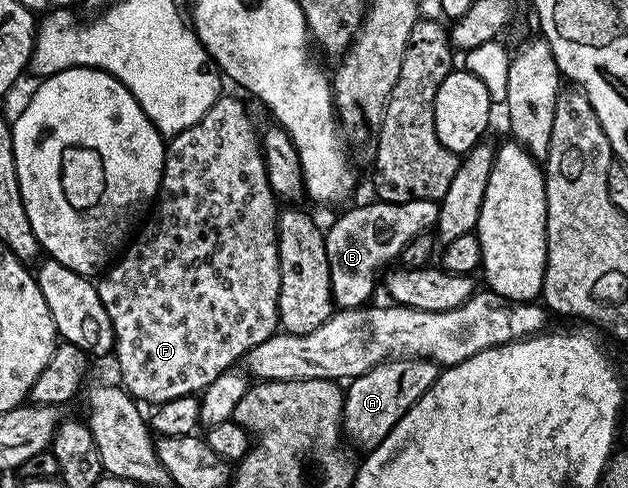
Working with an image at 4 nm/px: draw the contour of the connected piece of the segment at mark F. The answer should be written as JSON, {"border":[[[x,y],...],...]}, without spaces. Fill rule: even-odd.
{"border":[[[228,94],[221,95],[220,99],[214,102],[214,106],[210,106],[210,110],[206,110],[203,118],[194,122],[194,126],[190,126],[178,133],[177,136],[171,137],[164,149],[164,173],[160,179],[158,199],[154,204],[156,217],[148,225],[145,223],[139,229],[139,232],[141,231],[140,237],[136,241],[133,239],[123,249],[119,259],[103,273],[103,276],[105,275],[104,281],[99,281],[96,284],[98,294],[102,298],[102,306],[106,306],[106,314],[110,314],[110,322],[114,326],[114,334],[116,335],[114,357],[116,356],[116,364],[120,367],[120,376],[124,379],[122,387],[137,402],[155,406],[170,402],[174,398],[203,393],[204,388],[210,386],[210,382],[214,382],[214,378],[218,378],[223,372],[229,371],[235,365],[232,364],[235,360],[243,361],[247,357],[248,351],[254,346],[258,346],[258,342],[266,342],[266,338],[276,335],[278,331],[280,319],[280,311],[278,310],[280,262],[278,260],[278,238],[276,237],[278,197],[272,191],[268,181],[267,168],[263,166],[252,168],[252,148],[259,149],[261,144],[262,140],[258,135],[258,128],[256,132],[247,106]],[[220,124],[228,131],[228,136],[220,136]]]}

